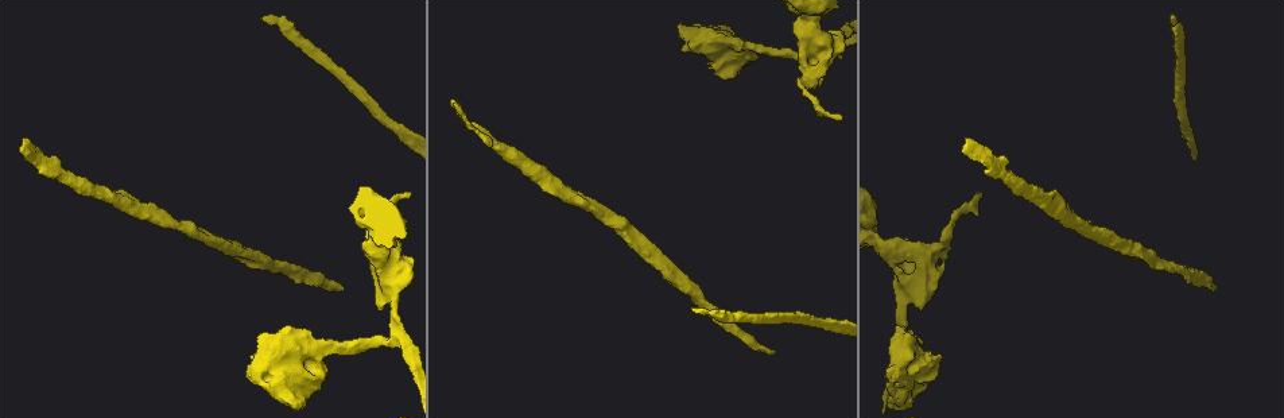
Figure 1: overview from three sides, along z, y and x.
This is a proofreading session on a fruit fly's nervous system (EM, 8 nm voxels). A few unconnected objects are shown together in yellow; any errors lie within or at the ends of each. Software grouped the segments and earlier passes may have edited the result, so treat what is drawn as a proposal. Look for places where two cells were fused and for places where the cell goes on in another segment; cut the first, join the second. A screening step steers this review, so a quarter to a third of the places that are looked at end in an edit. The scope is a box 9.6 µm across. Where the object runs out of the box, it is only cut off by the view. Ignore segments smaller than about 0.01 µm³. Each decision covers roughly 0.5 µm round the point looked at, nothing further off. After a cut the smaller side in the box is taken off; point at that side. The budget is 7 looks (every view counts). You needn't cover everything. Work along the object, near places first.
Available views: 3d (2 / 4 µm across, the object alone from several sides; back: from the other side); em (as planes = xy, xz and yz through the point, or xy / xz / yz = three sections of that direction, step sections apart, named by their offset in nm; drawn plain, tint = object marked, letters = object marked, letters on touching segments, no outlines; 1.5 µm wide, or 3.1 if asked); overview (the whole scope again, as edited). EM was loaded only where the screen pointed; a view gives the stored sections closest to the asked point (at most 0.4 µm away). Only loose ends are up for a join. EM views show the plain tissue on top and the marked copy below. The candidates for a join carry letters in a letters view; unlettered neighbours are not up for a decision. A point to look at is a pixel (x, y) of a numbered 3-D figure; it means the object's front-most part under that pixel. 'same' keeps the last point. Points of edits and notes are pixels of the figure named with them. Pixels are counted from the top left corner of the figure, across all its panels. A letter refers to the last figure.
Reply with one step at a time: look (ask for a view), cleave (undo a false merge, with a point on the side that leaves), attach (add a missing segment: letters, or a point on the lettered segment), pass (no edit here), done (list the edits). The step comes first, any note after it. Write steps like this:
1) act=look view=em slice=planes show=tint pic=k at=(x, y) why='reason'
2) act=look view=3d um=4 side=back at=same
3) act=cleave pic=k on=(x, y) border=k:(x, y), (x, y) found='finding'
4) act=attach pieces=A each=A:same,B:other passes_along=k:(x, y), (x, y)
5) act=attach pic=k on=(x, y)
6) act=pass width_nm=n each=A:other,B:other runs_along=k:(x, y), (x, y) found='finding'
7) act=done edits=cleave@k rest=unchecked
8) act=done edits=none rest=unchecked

act=look view=em slice=yz step=8 show=letters pic=1 at=(22, 141) why='thin end'

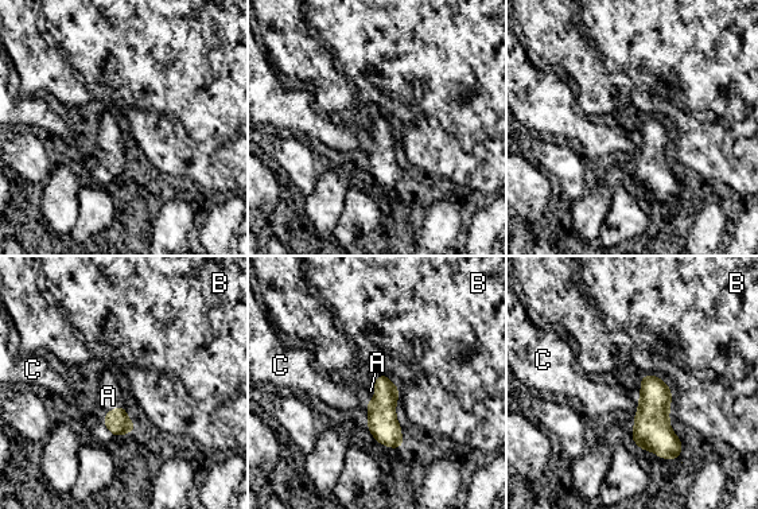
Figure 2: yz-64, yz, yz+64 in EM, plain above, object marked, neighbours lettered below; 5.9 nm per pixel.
act=look view=em slice=planes show=letters at=same

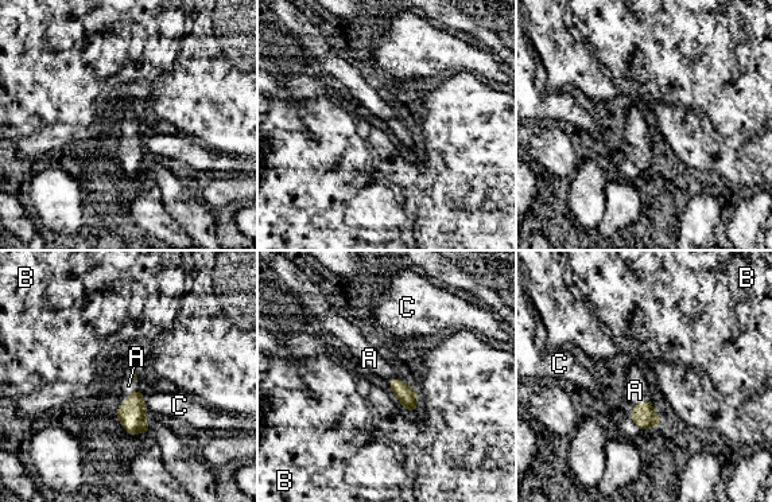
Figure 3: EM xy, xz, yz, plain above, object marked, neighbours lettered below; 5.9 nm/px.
act=attach pieces=A longest_contact=A:170nm each=A:same,B:other,C:other passes_along=3:(131, 415), (130, 397), (128, 385) found='the cell continues'

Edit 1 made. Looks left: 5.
act=look view=em slice=yz step=4 show=tint pic=1 at=(806, 76) why='abrupt turn'

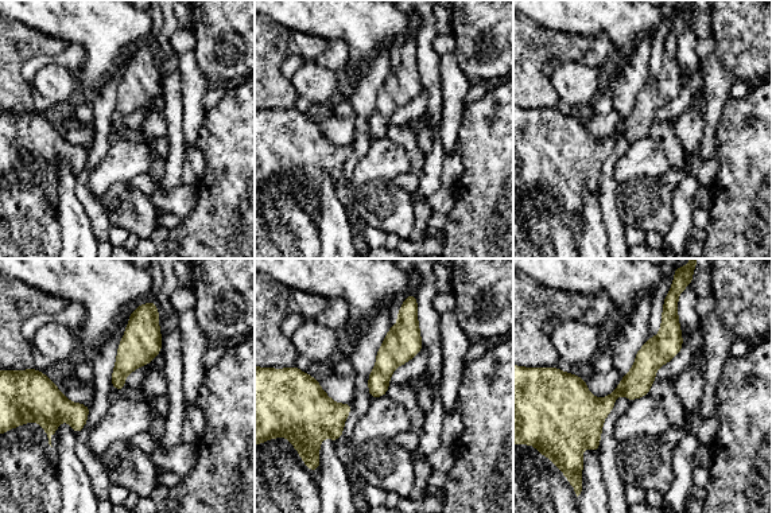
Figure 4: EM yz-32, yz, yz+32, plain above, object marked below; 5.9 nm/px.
act=look view=em slice=planes show=tint at=same why='cut it another way'

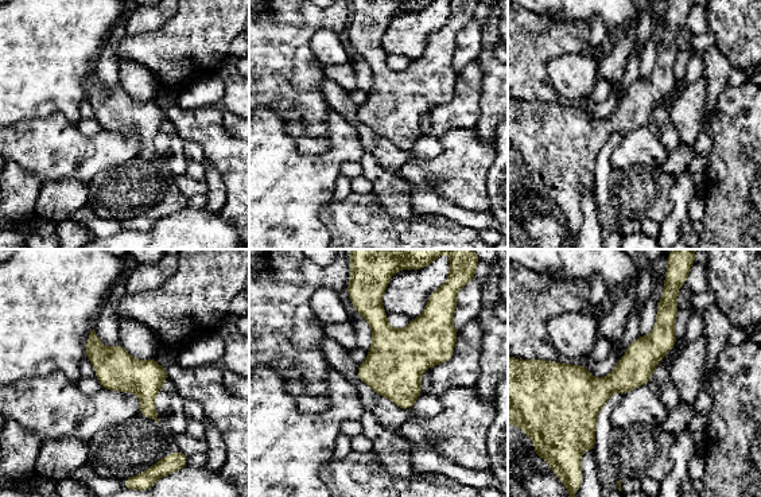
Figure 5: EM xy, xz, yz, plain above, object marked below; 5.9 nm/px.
act=look view=em slice=planes show=letters at=same

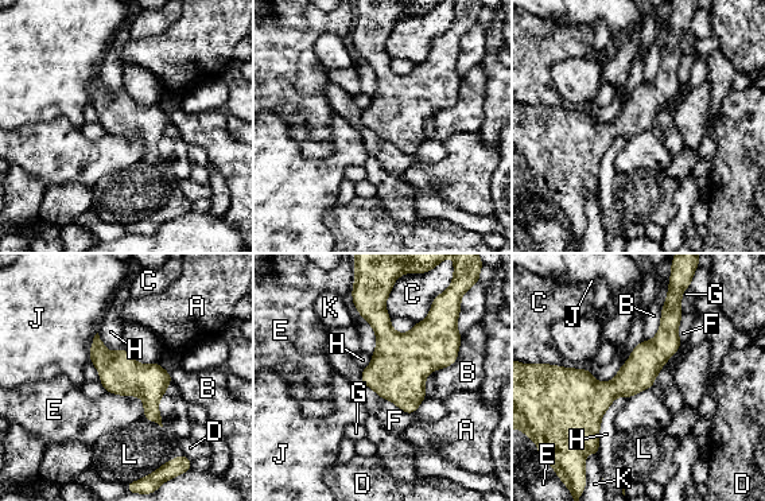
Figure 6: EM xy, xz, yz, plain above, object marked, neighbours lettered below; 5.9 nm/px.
act=pass each=A:other,B:other,C:other,D:other,E:other,F:other,G:other,H:other,J:other,K:other,L:other found='all the same cell'

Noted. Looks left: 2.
act=done edits=attach@3 rest=unchecked

